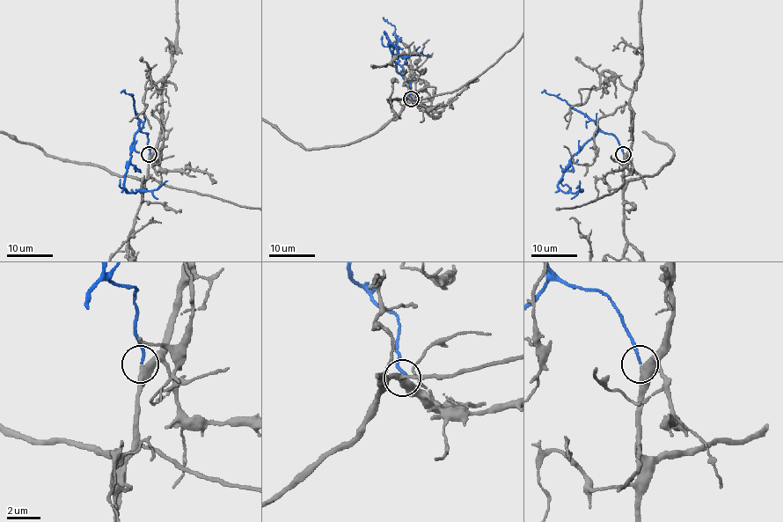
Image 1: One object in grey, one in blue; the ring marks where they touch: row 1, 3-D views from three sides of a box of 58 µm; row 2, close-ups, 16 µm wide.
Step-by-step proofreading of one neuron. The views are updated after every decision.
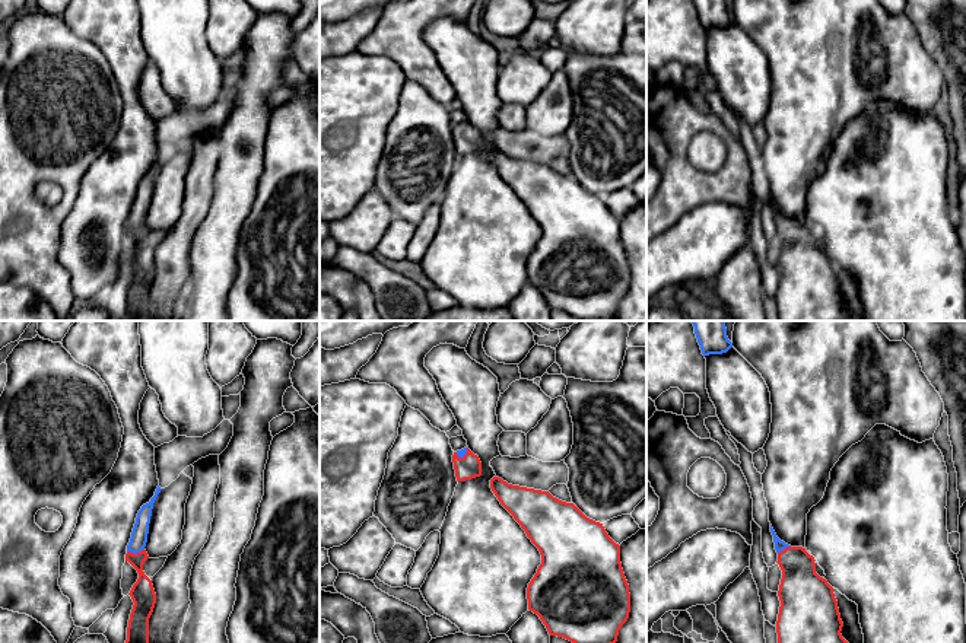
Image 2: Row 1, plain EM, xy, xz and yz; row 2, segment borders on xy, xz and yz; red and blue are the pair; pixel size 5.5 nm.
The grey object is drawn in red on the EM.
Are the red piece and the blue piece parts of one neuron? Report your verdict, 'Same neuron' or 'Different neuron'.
Same neuron

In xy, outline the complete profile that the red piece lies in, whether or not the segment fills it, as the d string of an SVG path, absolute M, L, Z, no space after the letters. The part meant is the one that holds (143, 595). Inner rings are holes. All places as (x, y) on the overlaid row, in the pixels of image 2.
M158 486L150 502L143 504L139 510L131 538L127 545L125 561L137 570L139 579L128 593L134 605L128 620L125 643L149 643L149 618L156 604L156 593L152 580L143 572L143 564L149 558L144 547L147 542L153 503L161 490L162 488Z

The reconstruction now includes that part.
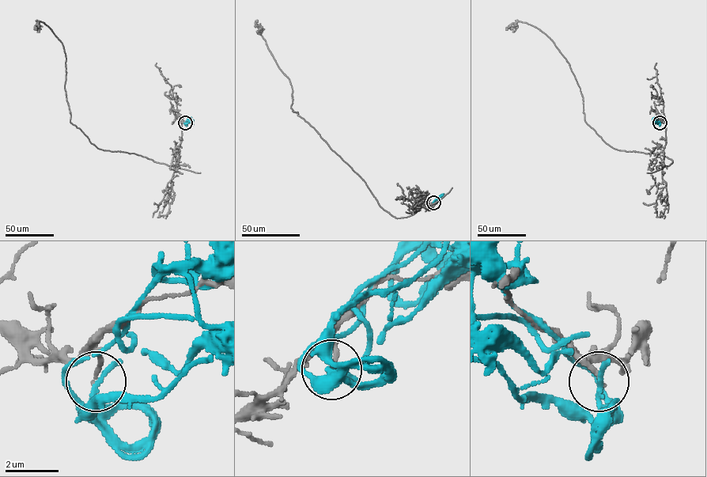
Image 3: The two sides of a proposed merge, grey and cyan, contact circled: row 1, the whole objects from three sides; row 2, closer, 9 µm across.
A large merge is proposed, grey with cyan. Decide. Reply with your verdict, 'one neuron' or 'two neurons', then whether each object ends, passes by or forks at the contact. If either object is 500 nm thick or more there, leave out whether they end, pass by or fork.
two neurons | grey ends | cyan ends

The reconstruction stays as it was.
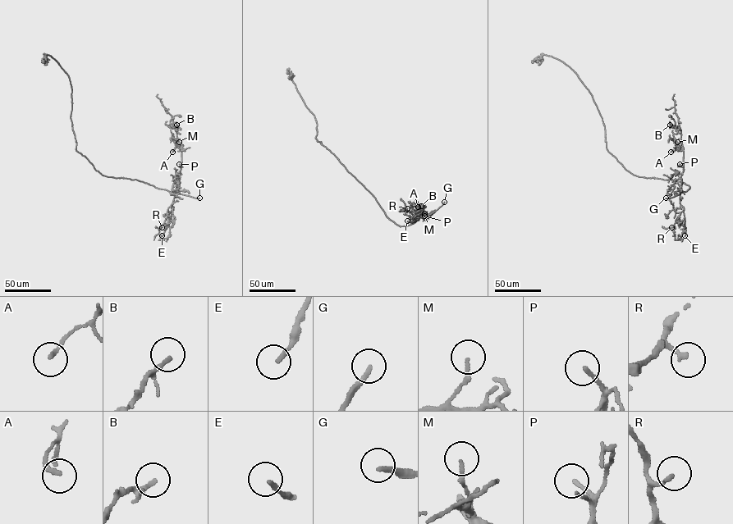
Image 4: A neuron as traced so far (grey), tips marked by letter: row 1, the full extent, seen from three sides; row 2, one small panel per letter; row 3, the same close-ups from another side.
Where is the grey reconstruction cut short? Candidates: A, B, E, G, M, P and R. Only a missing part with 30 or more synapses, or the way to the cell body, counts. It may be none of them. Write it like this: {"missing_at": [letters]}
{"missing_at": ["E", "G", "P"]}

